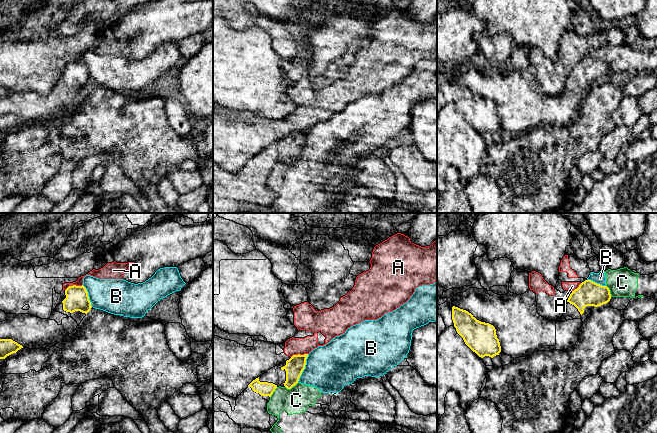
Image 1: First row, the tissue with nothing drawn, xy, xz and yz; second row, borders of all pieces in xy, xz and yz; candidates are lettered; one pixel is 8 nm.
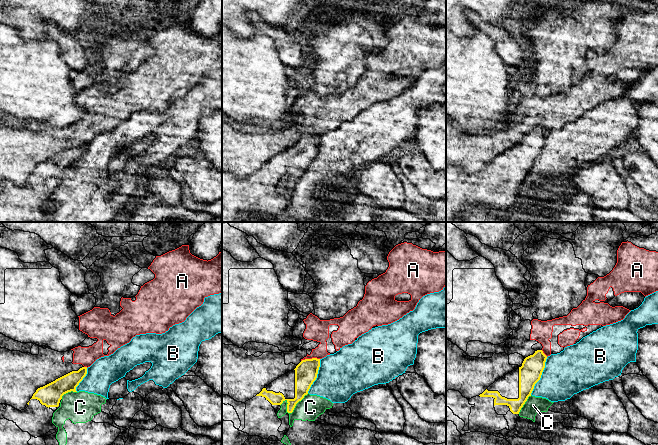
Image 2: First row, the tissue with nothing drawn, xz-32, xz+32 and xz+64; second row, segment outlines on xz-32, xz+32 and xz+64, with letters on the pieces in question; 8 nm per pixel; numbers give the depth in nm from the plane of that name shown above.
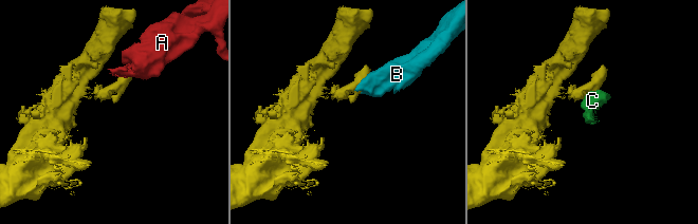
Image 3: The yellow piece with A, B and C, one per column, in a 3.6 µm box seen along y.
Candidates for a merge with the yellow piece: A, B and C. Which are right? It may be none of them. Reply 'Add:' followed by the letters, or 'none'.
Add: none

